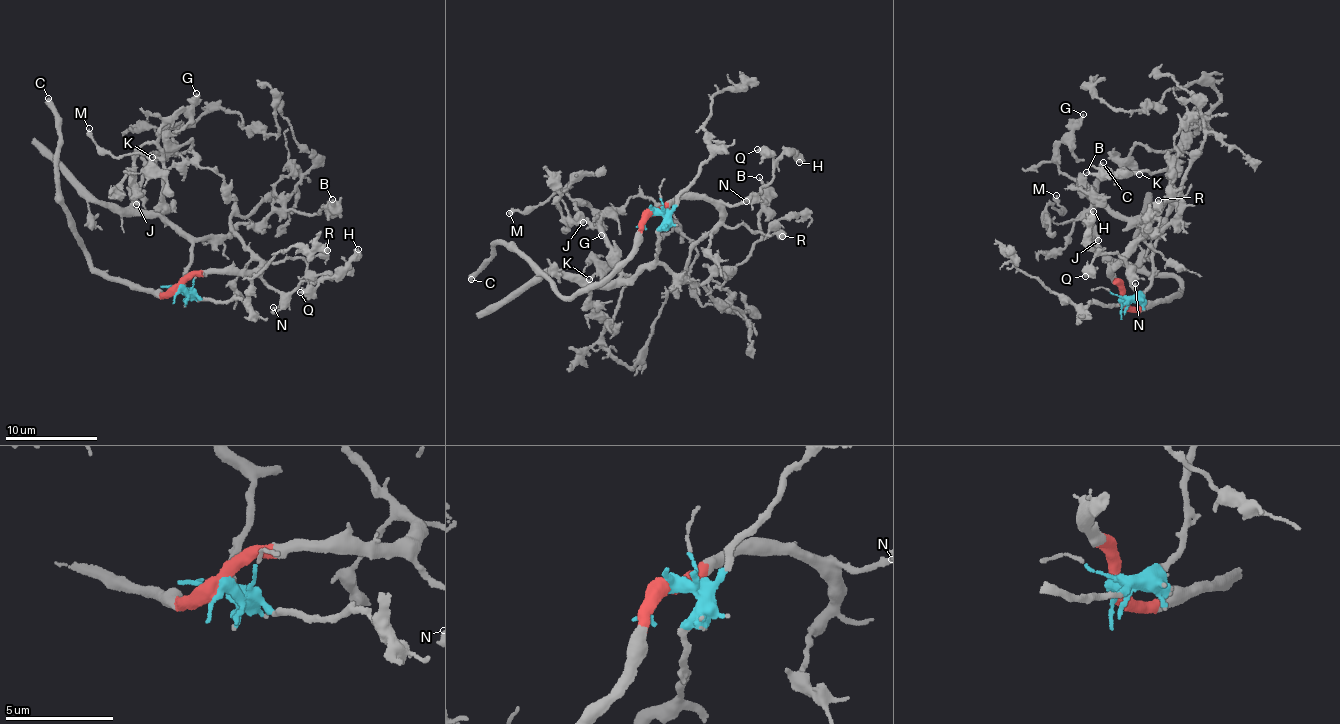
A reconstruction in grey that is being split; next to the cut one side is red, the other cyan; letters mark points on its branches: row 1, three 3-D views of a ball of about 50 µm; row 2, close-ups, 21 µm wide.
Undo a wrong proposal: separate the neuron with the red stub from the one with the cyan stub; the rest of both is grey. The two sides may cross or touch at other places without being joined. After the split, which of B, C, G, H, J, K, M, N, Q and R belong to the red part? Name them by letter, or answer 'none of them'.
C, H, N, Q, R

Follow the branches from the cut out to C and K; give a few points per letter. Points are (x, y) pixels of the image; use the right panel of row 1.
C: (1123, 299), (1135, 307), (1155, 305), (1181, 288), (1169, 275), (1135, 269), (1096, 240), (1094, 179), (1103, 163)
K: (1123, 299), (1132, 301), (1151, 283), (1180, 152), (1132, 148), (1139, 173)

